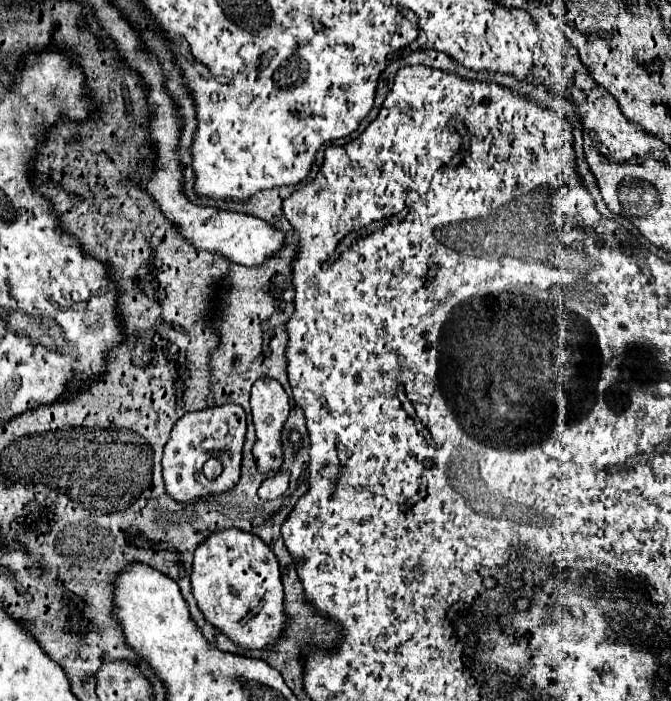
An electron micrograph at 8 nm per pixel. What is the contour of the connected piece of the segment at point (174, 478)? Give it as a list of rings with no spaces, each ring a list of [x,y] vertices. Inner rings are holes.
[[[225,403],[181,417],[181,421],[177,421],[177,427],[173,427],[171,439],[165,445],[163,455],[163,479],[167,493],[175,501],[193,501],[197,497],[223,493],[235,487],[241,475],[243,439],[245,439],[245,411],[239,405]],[[209,457],[217,457],[223,465],[223,473],[215,481],[205,479],[201,473],[201,467]]]

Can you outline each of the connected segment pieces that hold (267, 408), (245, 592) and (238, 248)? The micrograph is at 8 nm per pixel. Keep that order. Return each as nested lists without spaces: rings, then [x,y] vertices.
[[[261,377],[255,381],[251,391],[251,413],[253,413],[253,425],[257,431],[257,443],[253,447],[253,455],[257,461],[257,467],[267,471],[277,471],[283,465],[283,445],[281,445],[281,429],[289,415],[289,397],[279,381],[271,377]]]
[[[225,529],[199,545],[193,559],[191,591],[207,623],[243,649],[267,651],[281,637],[287,615],[283,609],[283,583],[277,557],[251,533]]]
[[[169,163],[165,171],[157,171],[155,179],[145,183],[143,189],[147,189],[147,193],[151,193],[157,199],[157,205],[161,211],[165,211],[165,217],[169,217],[179,227],[179,231],[187,237],[187,241],[191,241],[197,249],[215,251],[225,255],[233,263],[253,267],[253,265],[263,265],[265,259],[279,253],[285,245],[285,235],[279,229],[265,223],[263,219],[257,219],[247,213],[221,211],[215,207],[199,207],[191,203],[183,187],[181,163],[179,165]]]

